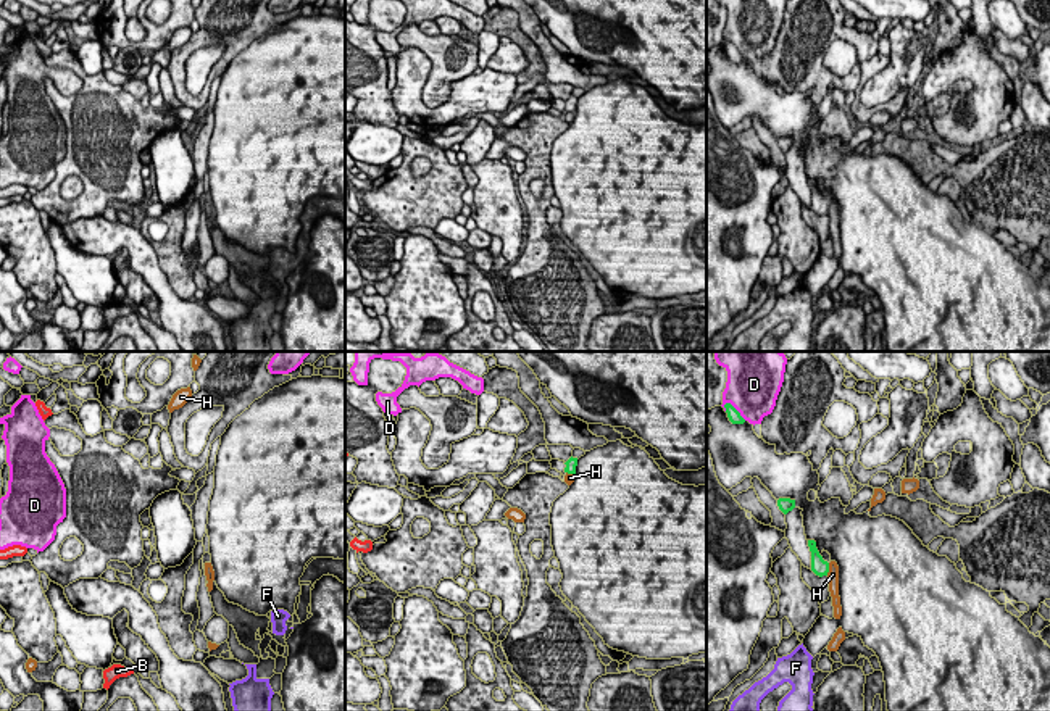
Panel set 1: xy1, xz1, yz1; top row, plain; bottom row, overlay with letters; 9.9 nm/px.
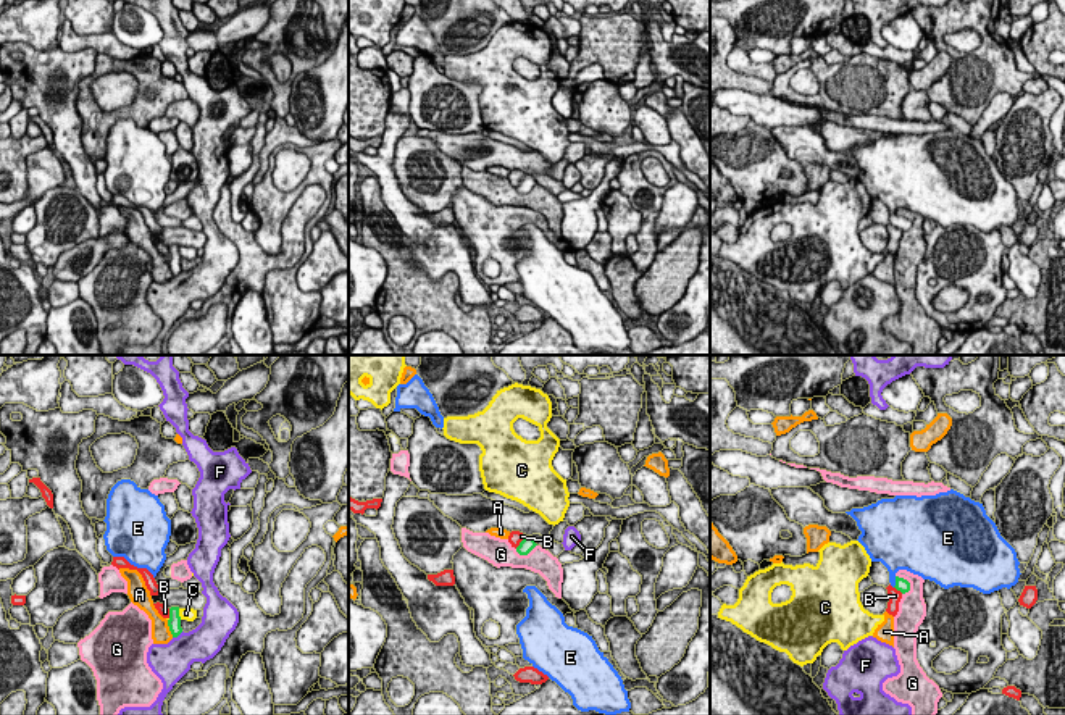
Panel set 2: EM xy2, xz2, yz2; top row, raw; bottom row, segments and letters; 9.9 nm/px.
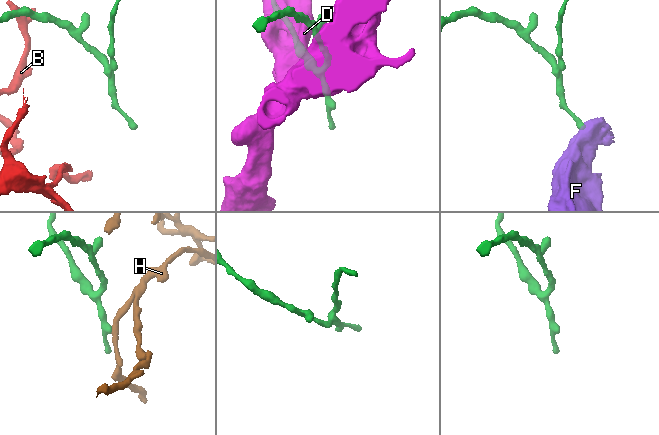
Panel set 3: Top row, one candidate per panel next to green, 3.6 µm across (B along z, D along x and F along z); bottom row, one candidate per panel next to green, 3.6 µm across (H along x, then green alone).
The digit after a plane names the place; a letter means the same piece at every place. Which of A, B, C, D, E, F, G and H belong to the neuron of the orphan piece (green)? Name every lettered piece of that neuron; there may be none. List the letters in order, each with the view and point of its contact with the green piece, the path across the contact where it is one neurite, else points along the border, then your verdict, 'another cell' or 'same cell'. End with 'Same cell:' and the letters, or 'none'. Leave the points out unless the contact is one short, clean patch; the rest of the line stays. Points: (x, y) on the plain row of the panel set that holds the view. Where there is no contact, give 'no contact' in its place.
A: xy2 (170, 267) | another cell
B: xz2 (522, 179) | another cell
C: xy2 (178, 252) | another cell
D: yz1 (734, 47) | another cell
E: yz2 (896, 220) | across yz2 (902, 223), (896, 220), (894, 196) | same cell
F: xy2 (178, 273) | another cell
G: yz2 (907, 220) | another cell
H: yz1 (828, 208) | along yz1 (829, 202), (826, 213) | another cell
Same cell: E

